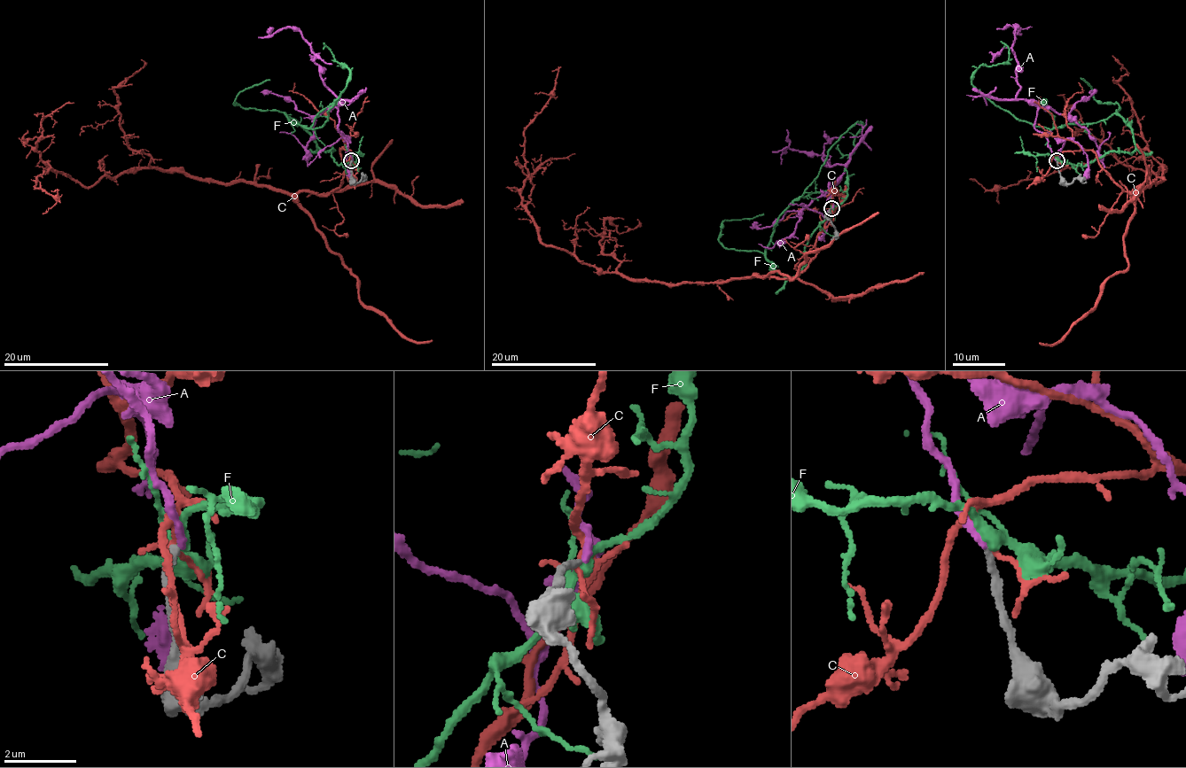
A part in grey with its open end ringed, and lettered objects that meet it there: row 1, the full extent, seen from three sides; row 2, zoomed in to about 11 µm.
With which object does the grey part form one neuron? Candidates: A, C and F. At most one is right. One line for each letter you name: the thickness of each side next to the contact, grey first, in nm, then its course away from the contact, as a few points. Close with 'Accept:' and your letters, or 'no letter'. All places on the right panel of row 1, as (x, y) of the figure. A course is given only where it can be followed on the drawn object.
A: 200/190 nm | via (1056, 161), (1048, 140), (1034, 128), (1037, 107), (1016, 96), (1020, 87), (1012, 43), (1017, 26), (996, 29)
Accept: A

